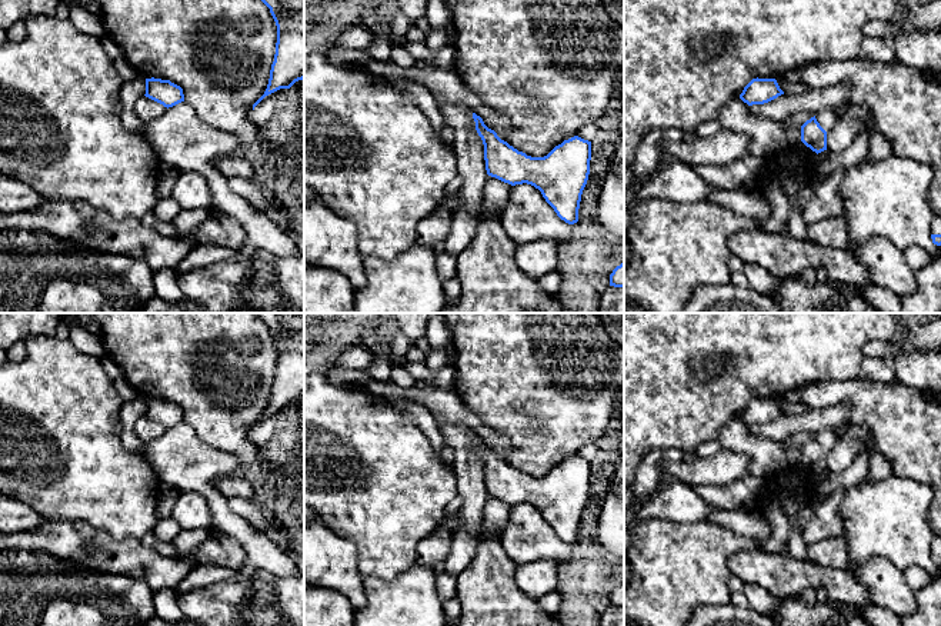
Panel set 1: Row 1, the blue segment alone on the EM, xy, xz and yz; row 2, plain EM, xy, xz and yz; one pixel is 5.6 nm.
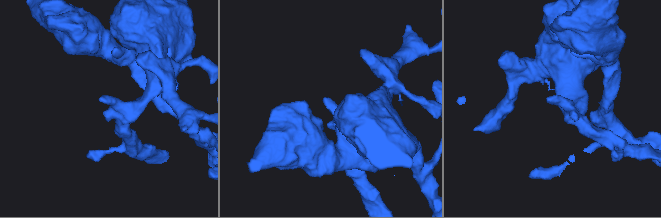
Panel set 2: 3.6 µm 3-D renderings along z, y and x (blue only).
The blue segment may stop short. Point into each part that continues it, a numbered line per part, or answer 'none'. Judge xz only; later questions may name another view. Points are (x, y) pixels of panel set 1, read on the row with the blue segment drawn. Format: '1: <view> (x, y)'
none

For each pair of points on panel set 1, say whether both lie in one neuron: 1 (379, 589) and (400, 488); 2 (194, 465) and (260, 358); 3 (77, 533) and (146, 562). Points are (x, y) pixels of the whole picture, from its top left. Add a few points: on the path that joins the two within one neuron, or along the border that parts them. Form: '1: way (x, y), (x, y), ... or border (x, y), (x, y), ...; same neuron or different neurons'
1: border (411, 566), (390, 579), (364, 578); different neurons
2: border (184, 420), (204, 442), (232, 453), (237, 459); different neurons
3: way (94, 549), (129, 556); same neuron

